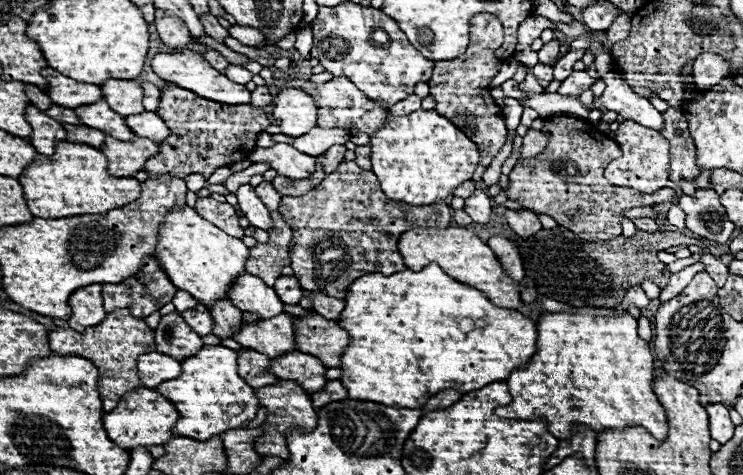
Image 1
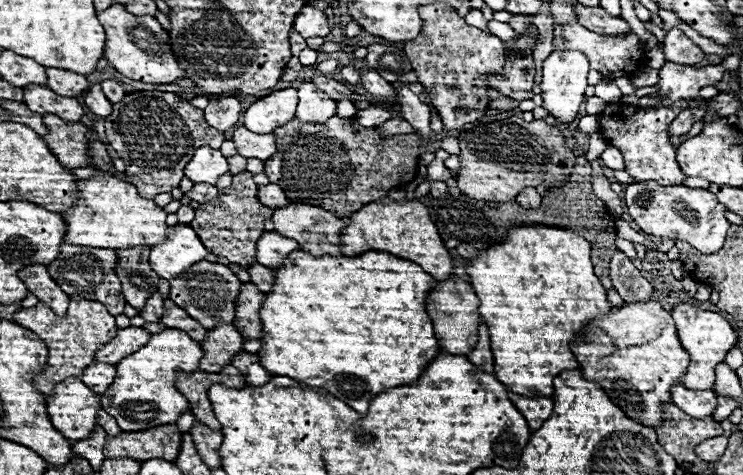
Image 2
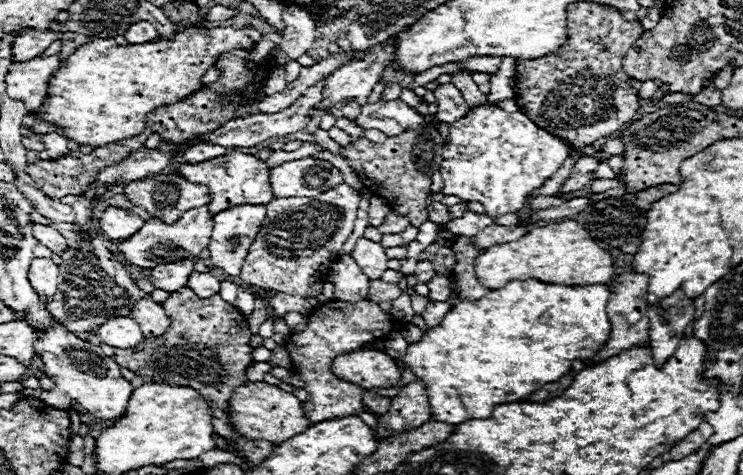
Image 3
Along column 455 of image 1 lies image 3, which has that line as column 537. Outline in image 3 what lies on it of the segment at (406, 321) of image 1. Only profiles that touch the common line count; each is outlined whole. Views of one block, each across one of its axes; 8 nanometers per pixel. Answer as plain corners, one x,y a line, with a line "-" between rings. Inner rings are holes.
536,278
512,280
478,300
454,304
440,326
430,328
420,342
408,346
408,354
404,360
398,360
398,366
410,366
414,374
424,380
432,418
450,424
462,424
472,418
490,418
496,404
520,402
540,386
560,380
570,372
576,360
590,362
596,358
610,338
610,322
606,314
608,298
610,290
606,284
562,286
540,282

